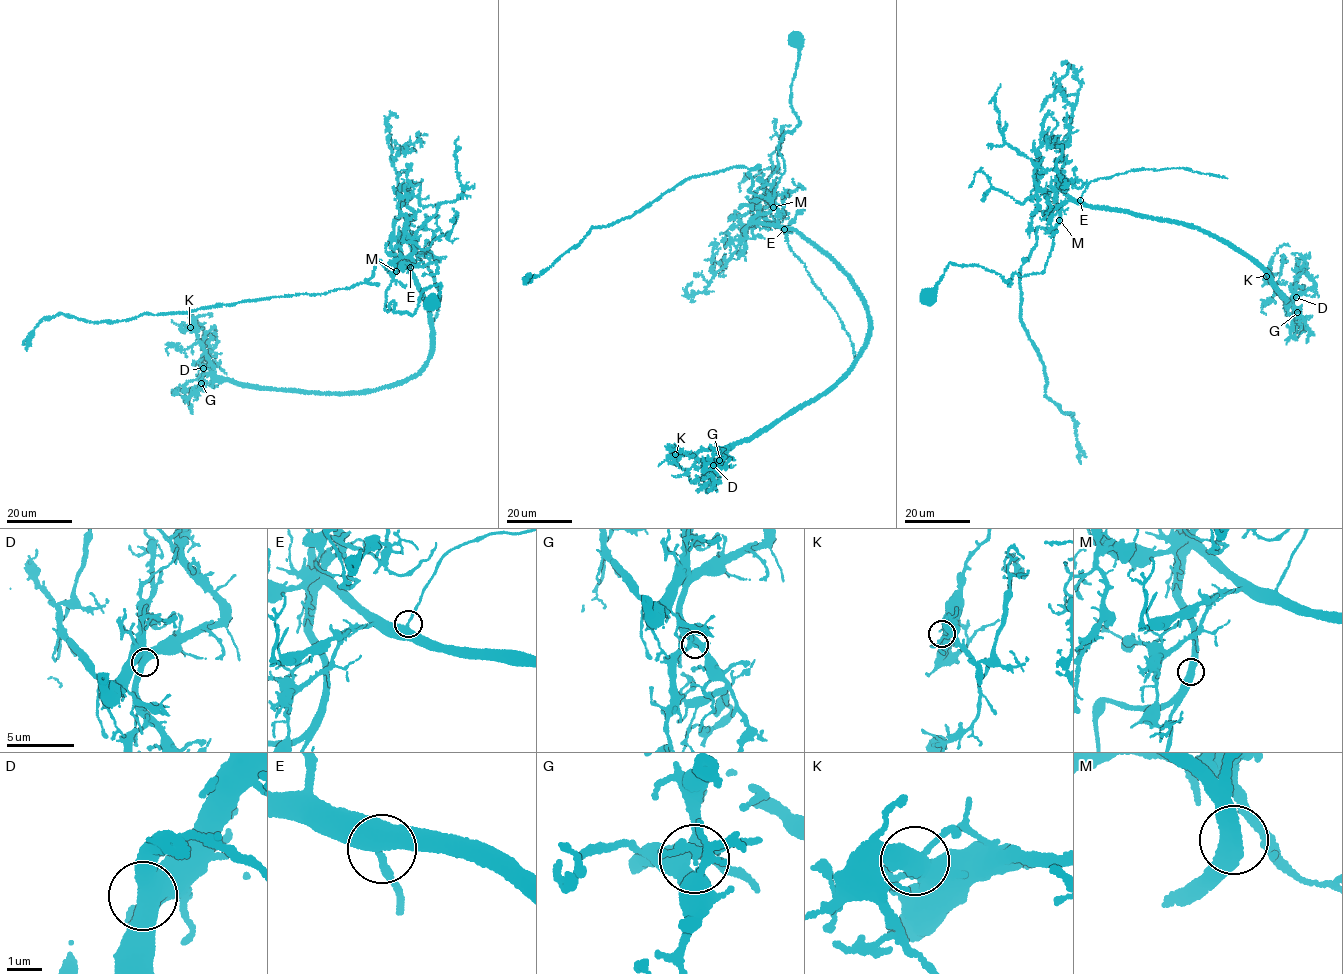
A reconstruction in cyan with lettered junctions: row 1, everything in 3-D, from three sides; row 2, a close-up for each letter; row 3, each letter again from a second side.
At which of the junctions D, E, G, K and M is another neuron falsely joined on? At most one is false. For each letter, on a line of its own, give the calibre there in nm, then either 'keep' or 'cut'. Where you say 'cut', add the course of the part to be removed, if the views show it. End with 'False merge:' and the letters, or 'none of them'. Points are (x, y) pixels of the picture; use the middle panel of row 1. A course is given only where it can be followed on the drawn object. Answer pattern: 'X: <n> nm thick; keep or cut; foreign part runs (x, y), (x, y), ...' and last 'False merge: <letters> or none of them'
D: 480 nm thick; keep
E: 440 nm thick; keep
G: 400 nm thick; keep
K: 400 nm thick; keep
M: 440 nm thick; keep
False merge: none of them

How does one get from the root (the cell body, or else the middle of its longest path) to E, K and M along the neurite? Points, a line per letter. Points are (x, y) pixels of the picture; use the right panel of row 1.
E: (927, 295), (951, 263), (983, 266), (1009, 286), (1014, 273), (1040, 273), (1059, 219), (1058, 192), (1080, 200)
K: (927, 295), (951, 263), (1009, 286), (1014, 273), (1044, 271), (1059, 190), (1226, 240), (1287, 302), (1266, 276)
M: (927, 295), (951, 263), (983, 266), (1009, 281), (1009, 286), (1014, 273), (1040, 273), (1059, 220)

